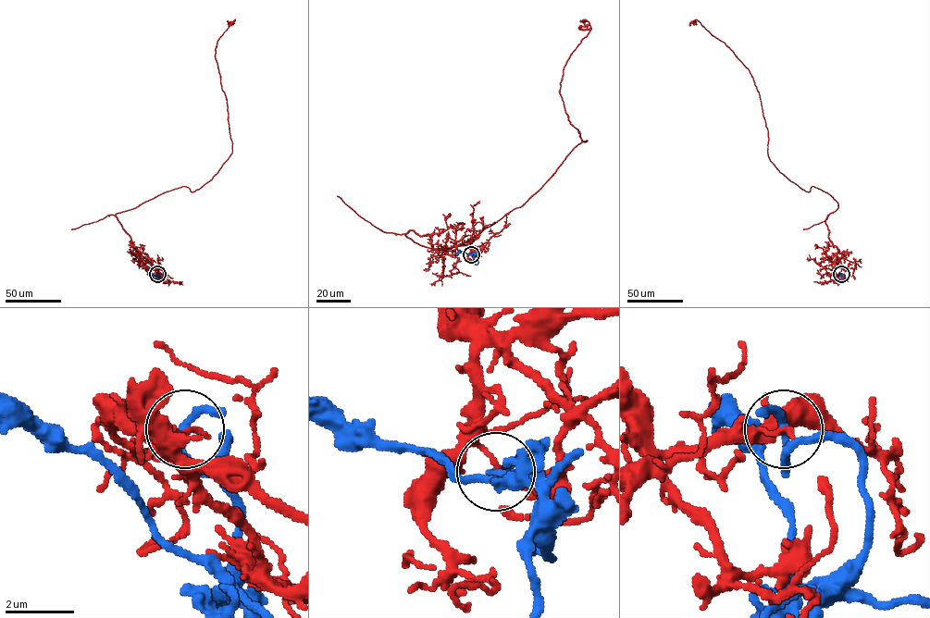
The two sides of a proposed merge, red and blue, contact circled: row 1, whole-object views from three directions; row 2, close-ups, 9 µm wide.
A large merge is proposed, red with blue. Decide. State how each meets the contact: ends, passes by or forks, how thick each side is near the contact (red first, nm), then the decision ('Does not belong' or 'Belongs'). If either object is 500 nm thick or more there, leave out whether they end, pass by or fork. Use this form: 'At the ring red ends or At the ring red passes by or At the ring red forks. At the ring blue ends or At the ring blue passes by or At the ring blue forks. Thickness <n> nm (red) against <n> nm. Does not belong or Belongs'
At the ring red ends. At the ring blue passes by. Thickness 160 nm (red) against 200 nm. Does not belong

